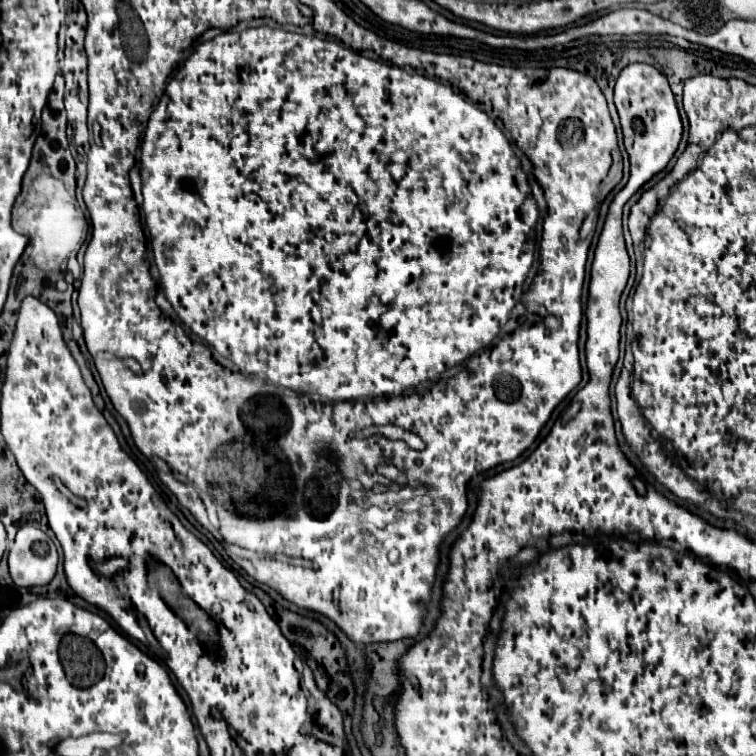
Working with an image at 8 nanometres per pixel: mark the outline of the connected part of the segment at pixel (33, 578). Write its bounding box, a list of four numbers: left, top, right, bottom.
[8,526,56,586]

